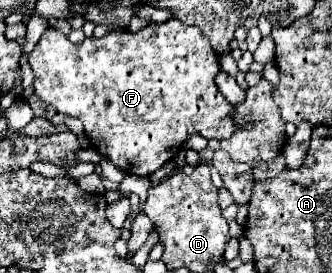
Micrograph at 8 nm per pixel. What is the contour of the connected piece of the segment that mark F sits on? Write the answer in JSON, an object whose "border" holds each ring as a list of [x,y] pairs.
{"border":[[[176,17],[158,25],[146,25],[138,33],[114,31],[102,39],[88,37],[80,45],[74,45],[62,31],[50,27],[28,55],[28,65],[34,71],[34,91],[40,101],[54,107],[56,113],[80,119],[100,155],[130,175],[150,175],[160,169],[192,133],[200,133],[206,139],[228,139],[236,129],[232,123],[234,107],[214,85],[214,77],[220,71],[218,55],[198,27],[190,27]]]}

